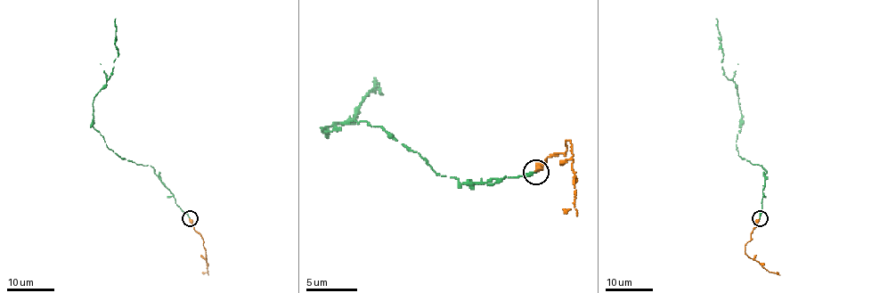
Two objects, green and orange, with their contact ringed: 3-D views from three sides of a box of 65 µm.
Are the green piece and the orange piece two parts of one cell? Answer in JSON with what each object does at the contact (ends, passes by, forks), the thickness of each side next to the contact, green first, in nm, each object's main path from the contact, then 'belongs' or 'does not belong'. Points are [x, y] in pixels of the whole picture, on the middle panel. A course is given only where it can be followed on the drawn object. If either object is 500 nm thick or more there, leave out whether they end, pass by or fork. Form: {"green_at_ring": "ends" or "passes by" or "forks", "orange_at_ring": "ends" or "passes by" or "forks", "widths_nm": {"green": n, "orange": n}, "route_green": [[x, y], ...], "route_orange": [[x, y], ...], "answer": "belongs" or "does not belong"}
{"green_at_ring": "ends", "orange_at_ring": "ends", "widths_nm": {"green": 180, "orange": 400}, "route_green": [[536, 171], [460, 187], [378, 126], [355, 120], [327, 133], [381, 93], [376, 77]], "route_orange": [[534, 171], [544, 161], [567, 149], [565, 143], [570, 141], [574, 209], [562, 209]], "answer": "belongs"}

